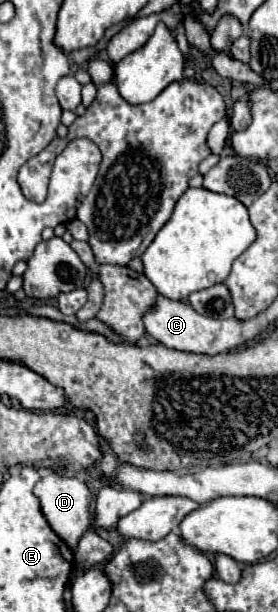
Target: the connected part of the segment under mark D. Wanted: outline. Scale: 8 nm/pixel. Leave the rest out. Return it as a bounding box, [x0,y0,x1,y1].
[34,472,92,550]

